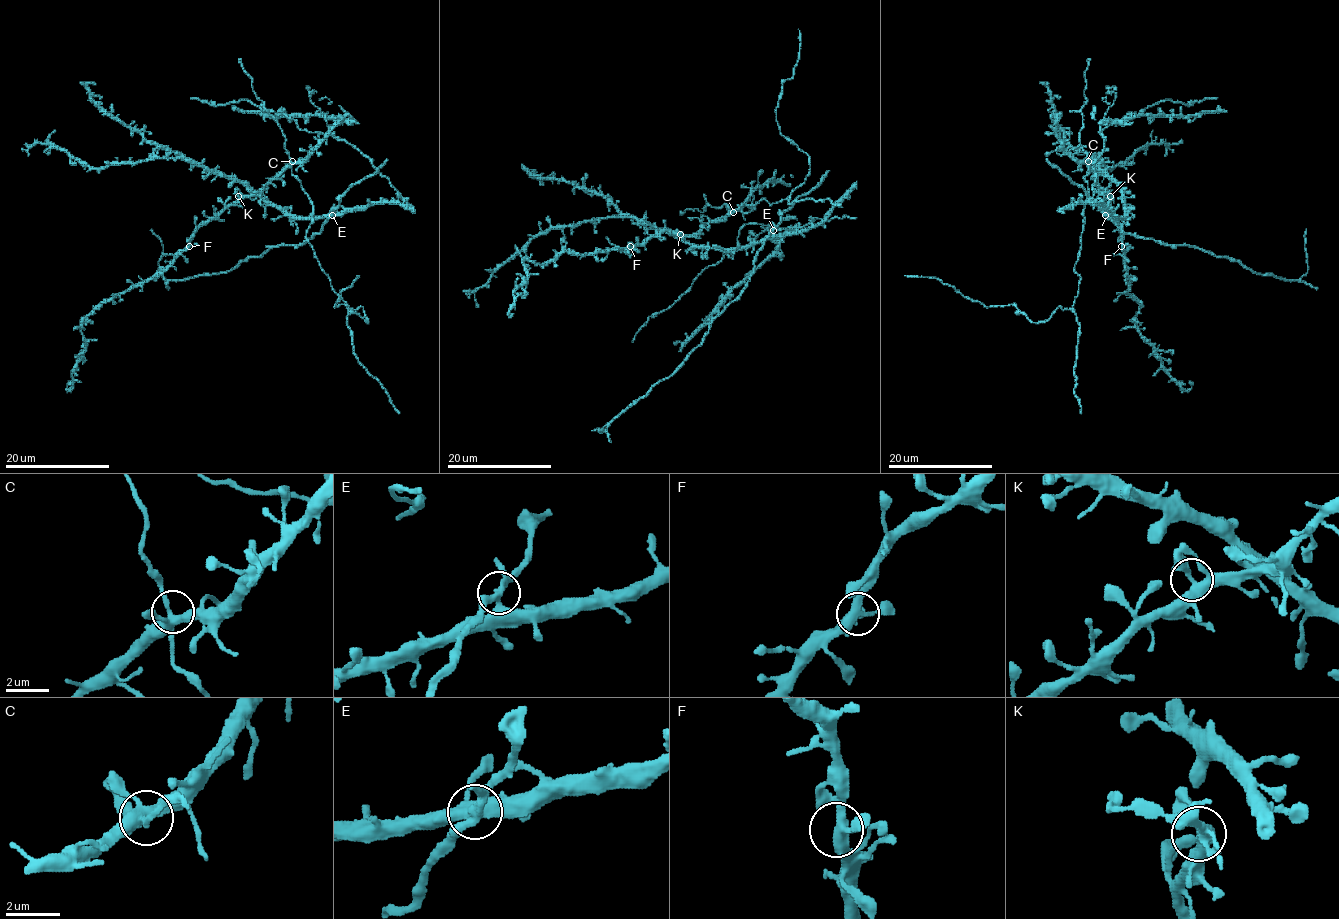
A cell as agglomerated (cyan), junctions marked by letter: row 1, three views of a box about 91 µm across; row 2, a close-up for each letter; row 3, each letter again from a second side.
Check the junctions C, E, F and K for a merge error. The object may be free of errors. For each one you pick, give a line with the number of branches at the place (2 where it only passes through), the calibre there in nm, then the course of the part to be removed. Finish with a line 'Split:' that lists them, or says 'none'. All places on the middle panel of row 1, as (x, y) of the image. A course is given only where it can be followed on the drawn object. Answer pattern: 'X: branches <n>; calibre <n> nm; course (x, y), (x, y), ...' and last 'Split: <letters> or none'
E: branches 4; calibre 340 nm; course (773, 230), (742, 293), (715, 319), (705, 339), (668, 377), (659, 380), (604, 429), (593, 430)
Split: E

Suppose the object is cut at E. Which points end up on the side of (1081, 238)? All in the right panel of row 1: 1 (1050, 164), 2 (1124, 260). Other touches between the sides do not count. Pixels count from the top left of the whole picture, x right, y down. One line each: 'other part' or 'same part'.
1: other part
2: same part

